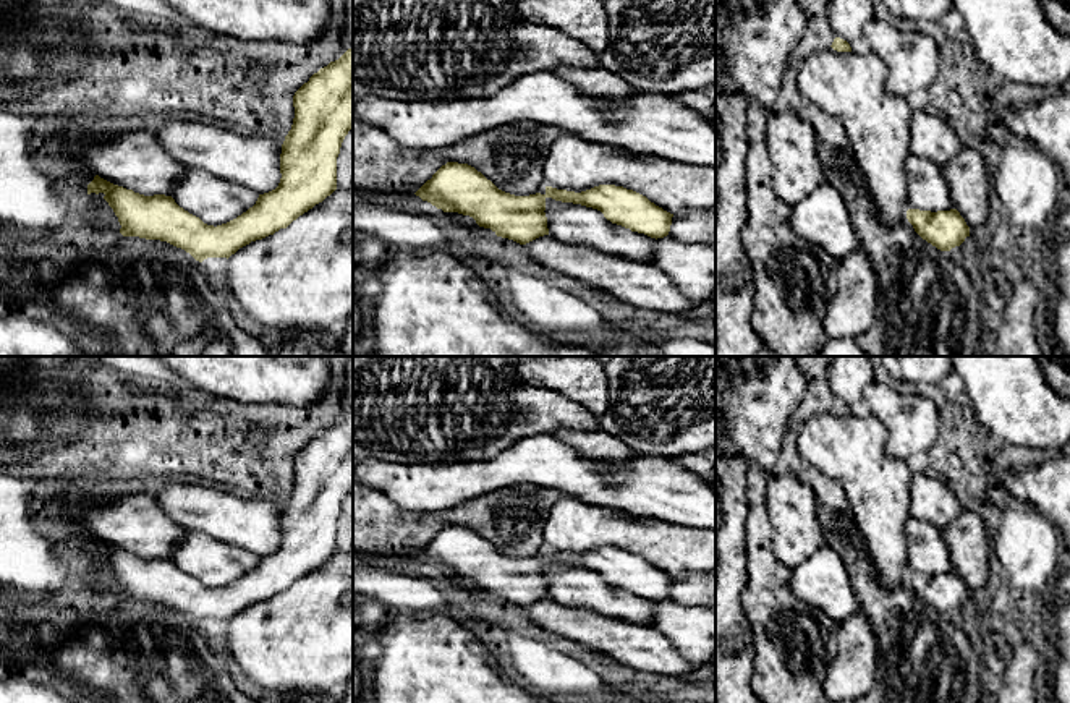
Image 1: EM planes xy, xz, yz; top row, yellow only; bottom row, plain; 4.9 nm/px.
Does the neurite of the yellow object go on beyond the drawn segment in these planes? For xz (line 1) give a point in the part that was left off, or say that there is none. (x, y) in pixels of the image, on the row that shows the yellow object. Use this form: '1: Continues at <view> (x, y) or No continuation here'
1: No continuation here

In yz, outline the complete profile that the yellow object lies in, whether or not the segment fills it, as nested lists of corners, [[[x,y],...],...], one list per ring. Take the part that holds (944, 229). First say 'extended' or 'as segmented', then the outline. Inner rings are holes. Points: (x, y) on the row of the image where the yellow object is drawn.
as segmented; [[[908,209],[907,219],[923,240],[940,251],[960,246],[970,236],[970,227],[957,209],[937,212]]]

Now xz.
as segmented; [[[458,162],[442,165],[414,194],[444,212],[469,215],[479,227],[520,245],[549,235],[547,198],[597,209],[612,224],[656,240],[669,235],[673,217],[646,196],[615,185],[581,193],[546,186],[544,194],[515,196],[499,190],[474,167]]]

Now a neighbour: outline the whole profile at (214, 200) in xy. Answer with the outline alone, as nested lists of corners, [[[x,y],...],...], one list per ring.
[[[188,168],[172,198],[204,224],[217,227],[253,207],[259,194],[241,183],[228,181],[206,170]]]

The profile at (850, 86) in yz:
[[[821,47],[801,63],[796,87],[809,104],[816,104],[843,123],[856,165],[874,199],[876,215],[884,225],[892,227],[908,211],[905,162],[910,156],[913,112],[905,97],[887,92],[885,76],[882,58],[873,52],[860,55]]]

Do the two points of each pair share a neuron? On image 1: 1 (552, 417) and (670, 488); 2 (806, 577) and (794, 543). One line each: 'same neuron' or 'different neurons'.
1: different neurons
2: different neurons

